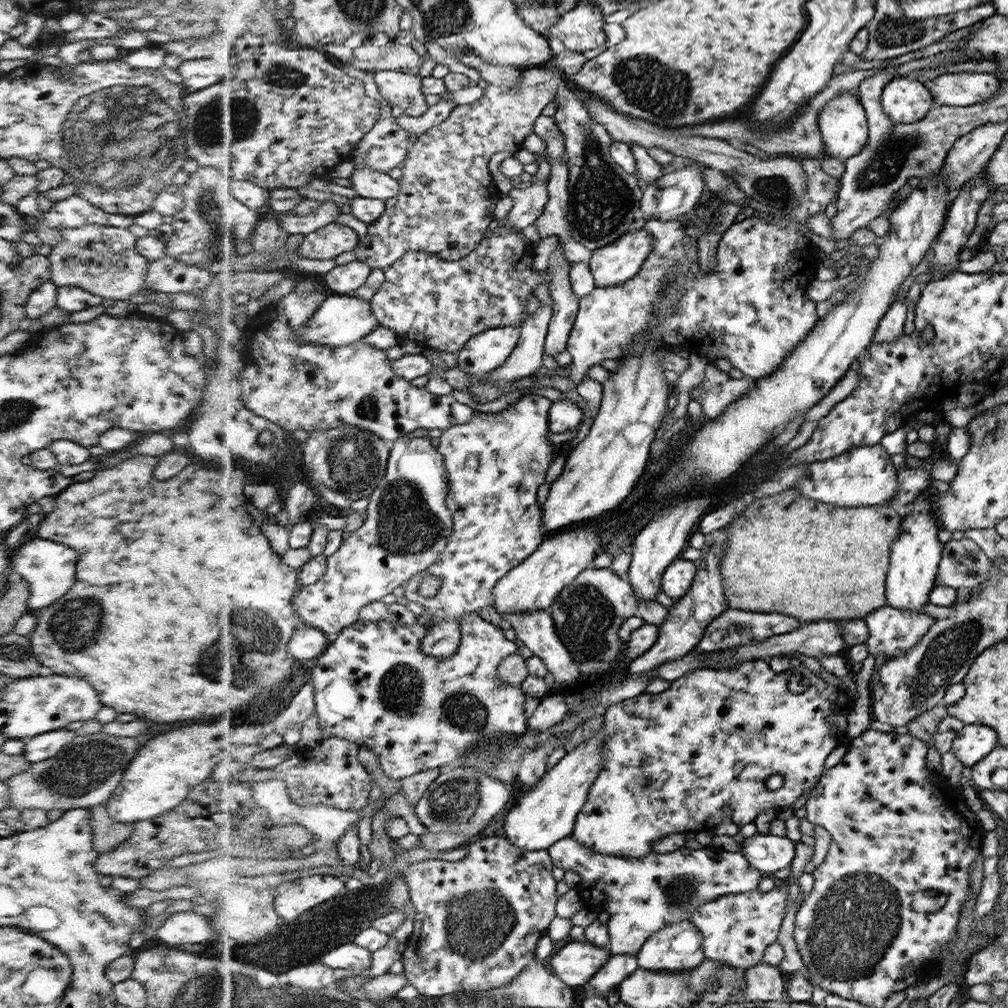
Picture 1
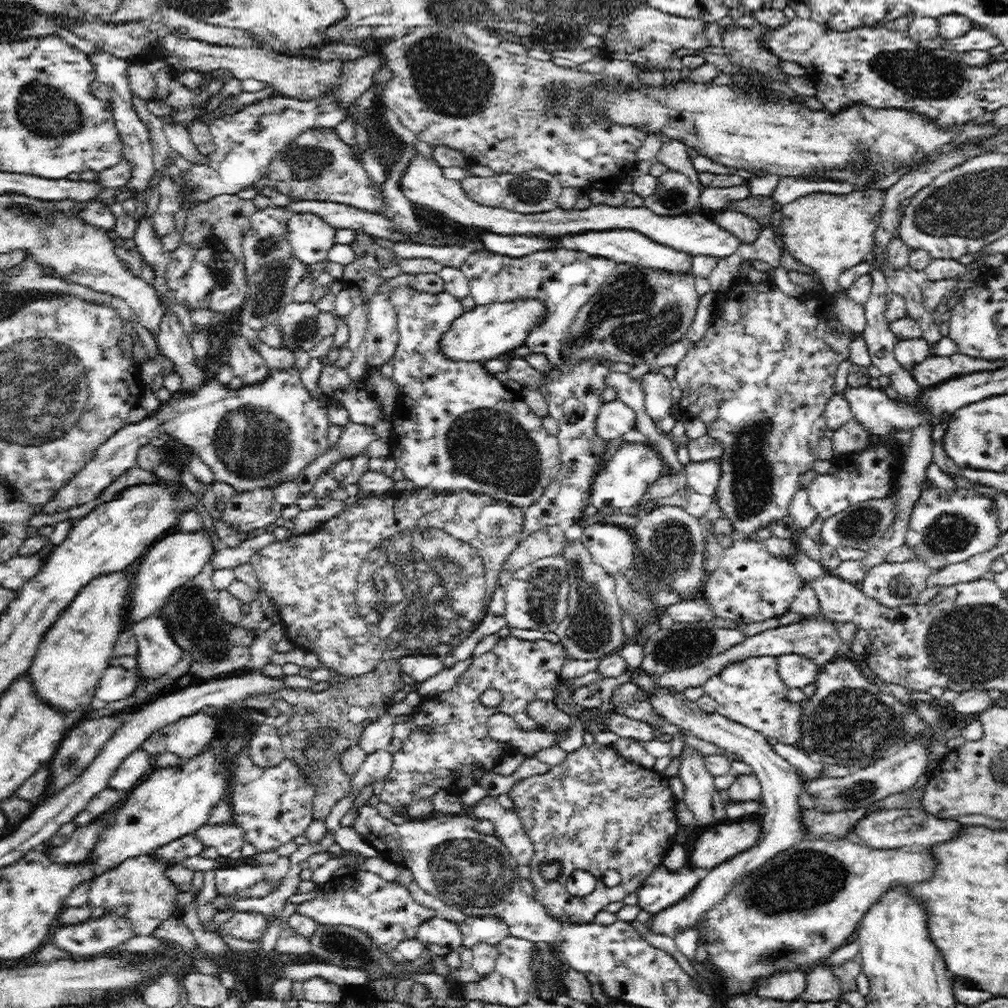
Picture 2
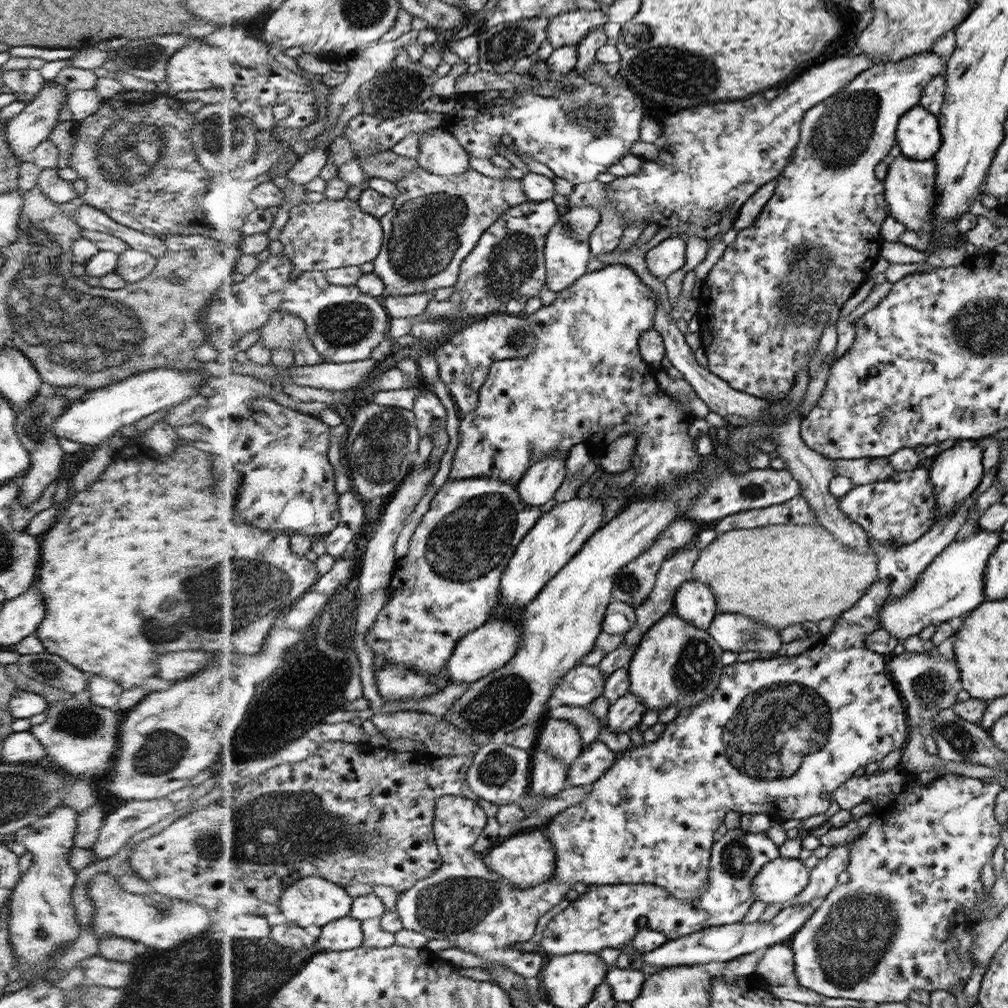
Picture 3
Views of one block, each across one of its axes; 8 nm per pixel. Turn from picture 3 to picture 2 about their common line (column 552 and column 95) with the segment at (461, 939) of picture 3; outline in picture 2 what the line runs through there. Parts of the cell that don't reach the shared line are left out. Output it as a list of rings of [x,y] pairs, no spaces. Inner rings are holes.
[[[148,855],[142,857],[132,857],[130,860],[124,861],[118,868],[110,870],[110,872],[102,873],[100,876],[94,878],[91,882],[88,903],[91,906],[104,906],[104,908],[116,908],[120,904],[128,906],[126,912],[126,921],[128,926],[132,929],[134,936],[136,935],[151,935],[163,920],[166,920],[172,912],[170,908],[173,907],[176,895],[181,893],[181,890],[164,874],[166,864],[162,862],[152,862]]]

